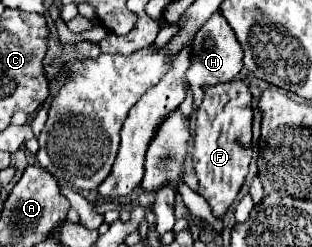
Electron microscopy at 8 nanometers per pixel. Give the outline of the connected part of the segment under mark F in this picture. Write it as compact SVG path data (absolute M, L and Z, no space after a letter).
M235 79L223 85L203 87L205 97L197 113L195 141L193 141L193 161L195 175L199 179L199 193L207 199L213 215L219 219L233 203L239 187L247 177L247 167L253 155L251 147L251 93L249 87Z

